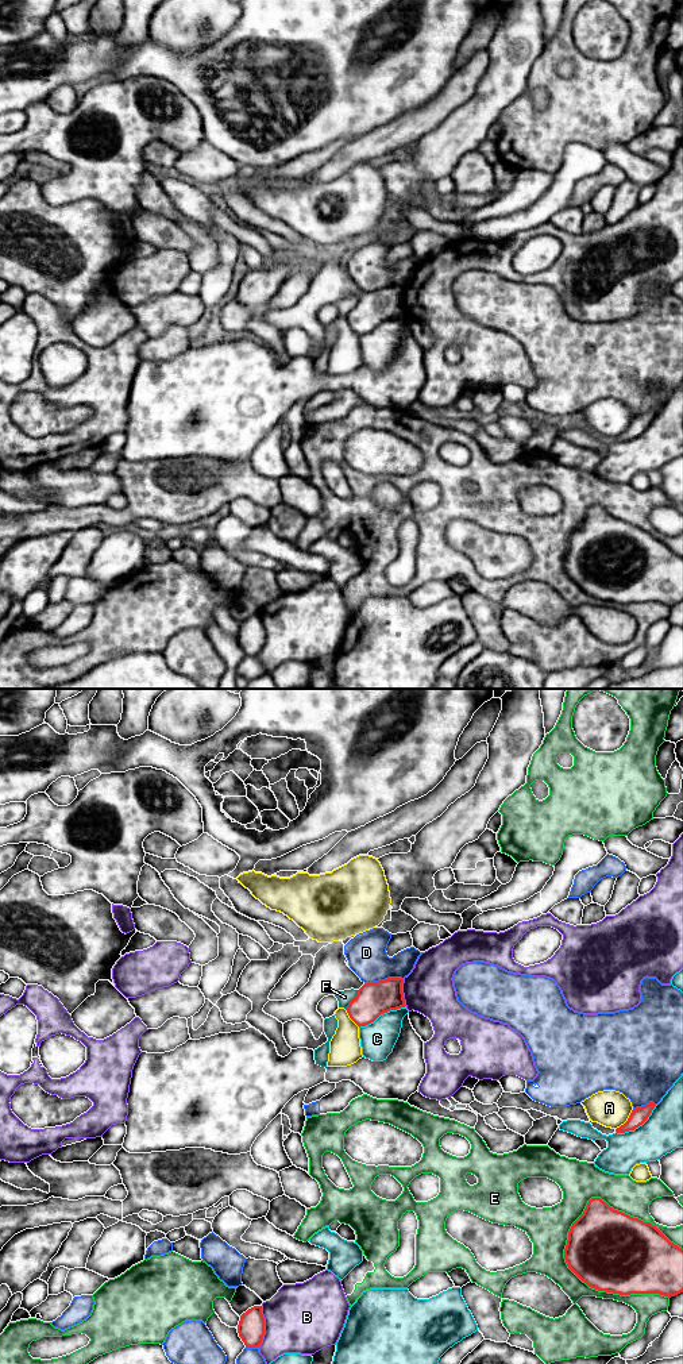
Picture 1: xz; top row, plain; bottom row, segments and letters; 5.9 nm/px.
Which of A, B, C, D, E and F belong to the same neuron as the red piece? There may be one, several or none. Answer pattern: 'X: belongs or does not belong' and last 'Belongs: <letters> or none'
A: does not belong
B: does not belong
C: does not belong
D: does not belong
E: does not belong
F: does not belong
Belongs: none

